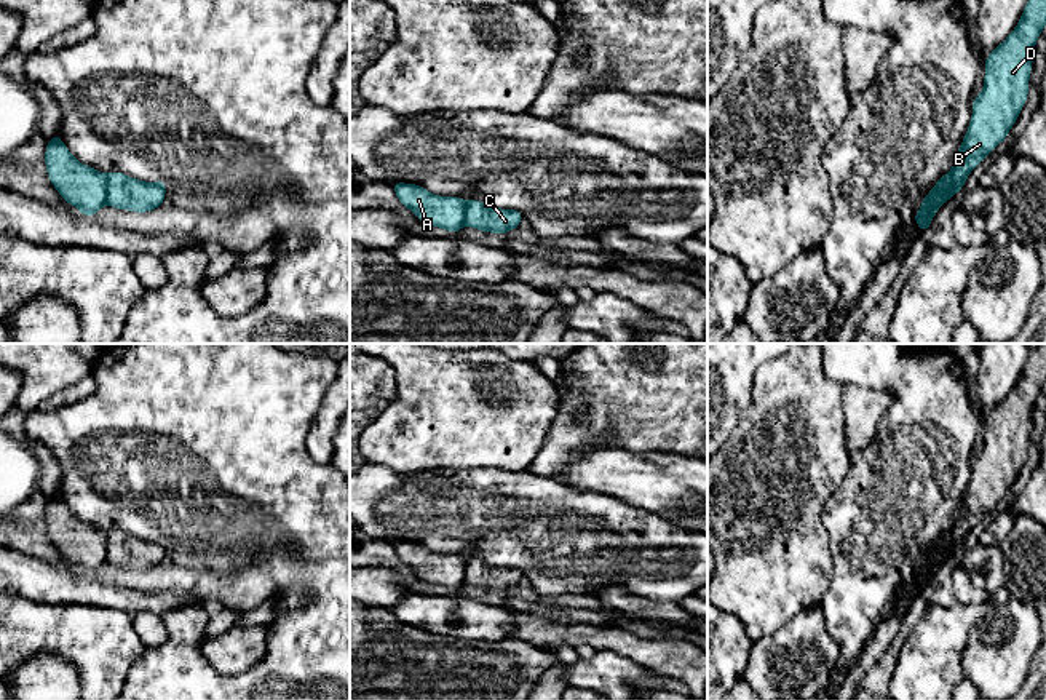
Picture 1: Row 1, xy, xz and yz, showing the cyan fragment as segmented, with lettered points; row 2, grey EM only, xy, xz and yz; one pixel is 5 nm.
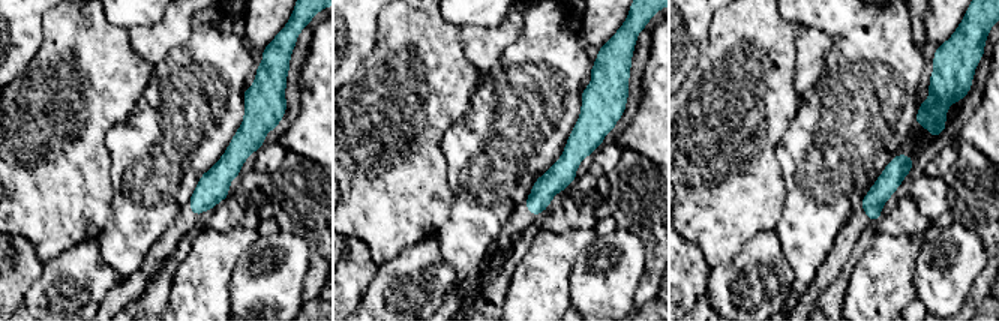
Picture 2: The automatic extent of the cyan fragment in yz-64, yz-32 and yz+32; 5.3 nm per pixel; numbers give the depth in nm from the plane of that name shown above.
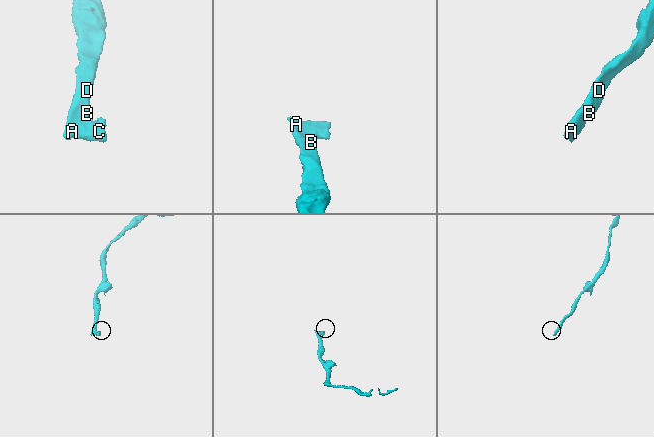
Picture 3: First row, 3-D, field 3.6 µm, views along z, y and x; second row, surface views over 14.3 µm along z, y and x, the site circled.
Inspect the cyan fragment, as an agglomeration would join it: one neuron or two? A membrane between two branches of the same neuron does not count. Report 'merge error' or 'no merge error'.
merge error

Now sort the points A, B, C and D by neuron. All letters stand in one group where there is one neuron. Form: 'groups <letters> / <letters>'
groups A B D / C

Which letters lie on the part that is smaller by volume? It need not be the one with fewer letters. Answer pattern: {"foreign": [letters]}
{"foreign": ["C"]}

